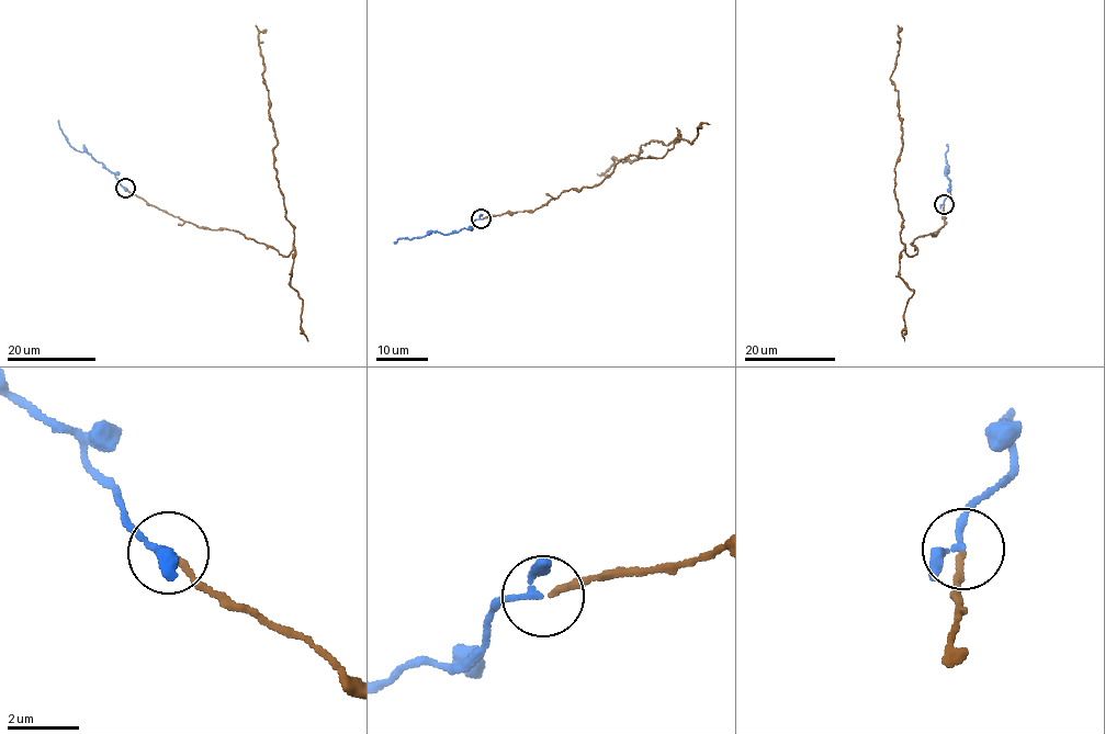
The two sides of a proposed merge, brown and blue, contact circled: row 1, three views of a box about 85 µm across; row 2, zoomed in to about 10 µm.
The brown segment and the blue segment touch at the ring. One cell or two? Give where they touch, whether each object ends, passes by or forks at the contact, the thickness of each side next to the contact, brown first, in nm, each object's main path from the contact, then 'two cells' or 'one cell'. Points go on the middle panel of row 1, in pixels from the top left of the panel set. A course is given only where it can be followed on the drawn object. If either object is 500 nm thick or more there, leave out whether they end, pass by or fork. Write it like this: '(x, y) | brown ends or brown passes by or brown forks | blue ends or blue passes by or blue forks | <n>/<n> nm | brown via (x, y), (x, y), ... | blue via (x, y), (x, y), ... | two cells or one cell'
(481, 218) | brown ends | blue passes by | 160/170 nm | brown via (482, 219), (598, 185), (624, 157), (663, 155), (675, 138), (642, 144), (633, 161), (612, 156), (597, 173) | blue via (482, 219), (475, 219), (469, 228), (446, 235), (431, 232), (394, 241) | one cell

